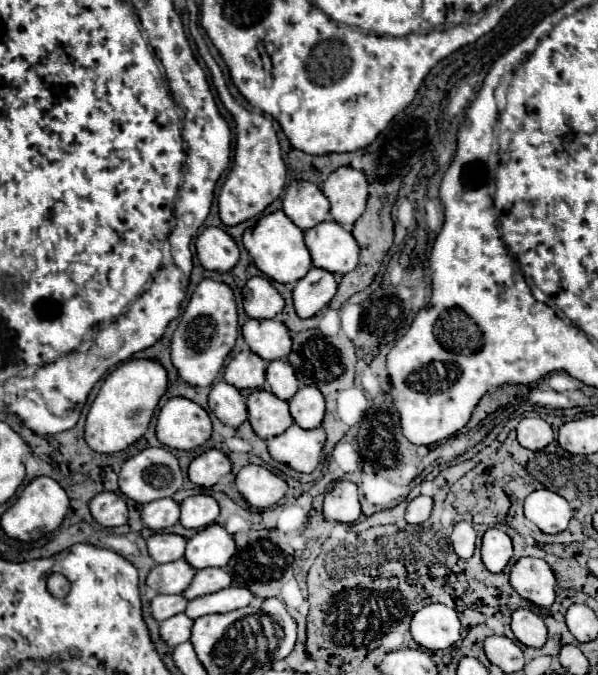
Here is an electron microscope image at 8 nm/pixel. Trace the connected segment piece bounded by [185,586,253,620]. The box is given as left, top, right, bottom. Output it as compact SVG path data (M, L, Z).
M225 588L207 596L201 596L197 600L191 600L185 608L185 614L191 620L197 620L201 616L207 614L225 614L225 612L233 612L239 610L243 606L247 606L253 600L253 594L247 588Z

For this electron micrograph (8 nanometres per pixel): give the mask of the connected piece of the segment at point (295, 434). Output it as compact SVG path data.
M297 424L287 428L283 434L267 440L267 450L273 460L287 464L295 472L311 474L321 462L325 446L323 428L303 430Z

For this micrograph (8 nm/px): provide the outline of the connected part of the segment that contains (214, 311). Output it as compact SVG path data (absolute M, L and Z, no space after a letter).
M201 280L181 316L179 328L171 340L171 362L179 372L179 378L197 388L211 386L223 366L227 354L235 346L237 338L237 304L233 290L219 280Z

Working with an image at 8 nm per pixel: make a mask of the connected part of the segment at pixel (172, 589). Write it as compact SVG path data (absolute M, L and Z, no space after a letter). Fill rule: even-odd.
M185 560L155 566L147 576L147 588L157 594L181 594L193 580L195 570Z

